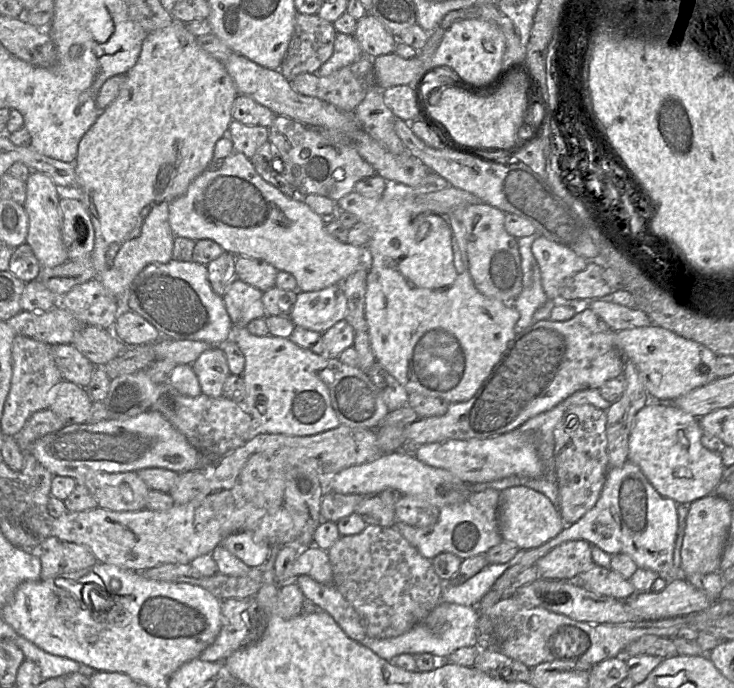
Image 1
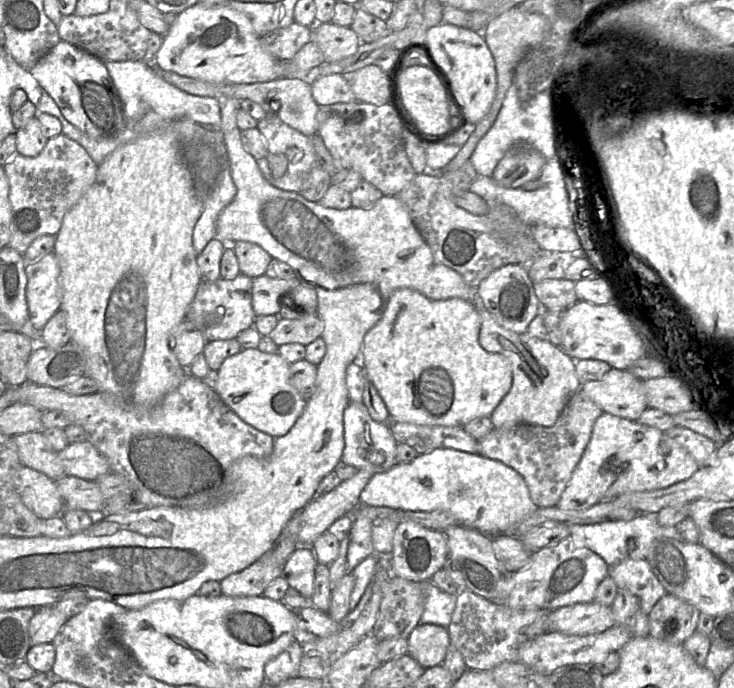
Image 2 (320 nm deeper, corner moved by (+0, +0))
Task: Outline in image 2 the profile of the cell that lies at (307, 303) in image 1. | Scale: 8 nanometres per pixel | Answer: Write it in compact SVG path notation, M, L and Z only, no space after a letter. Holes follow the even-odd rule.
M318 313L304 315L297 319L279 318L274 330L268 335L278 346L299 343L307 346L319 338L323 331L323 321Z

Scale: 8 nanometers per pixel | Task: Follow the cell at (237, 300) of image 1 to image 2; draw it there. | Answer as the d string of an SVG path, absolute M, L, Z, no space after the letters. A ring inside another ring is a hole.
M262 275L253 278L252 308L256 315L278 315L280 298L300 284L295 276L289 279L270 278Z

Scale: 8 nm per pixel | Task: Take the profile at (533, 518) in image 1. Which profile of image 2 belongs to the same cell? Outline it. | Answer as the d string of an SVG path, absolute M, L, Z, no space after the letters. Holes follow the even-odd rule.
M602 413L556 507L562 511L584 510L624 493L667 488L690 478L698 468L690 453L664 431Z

